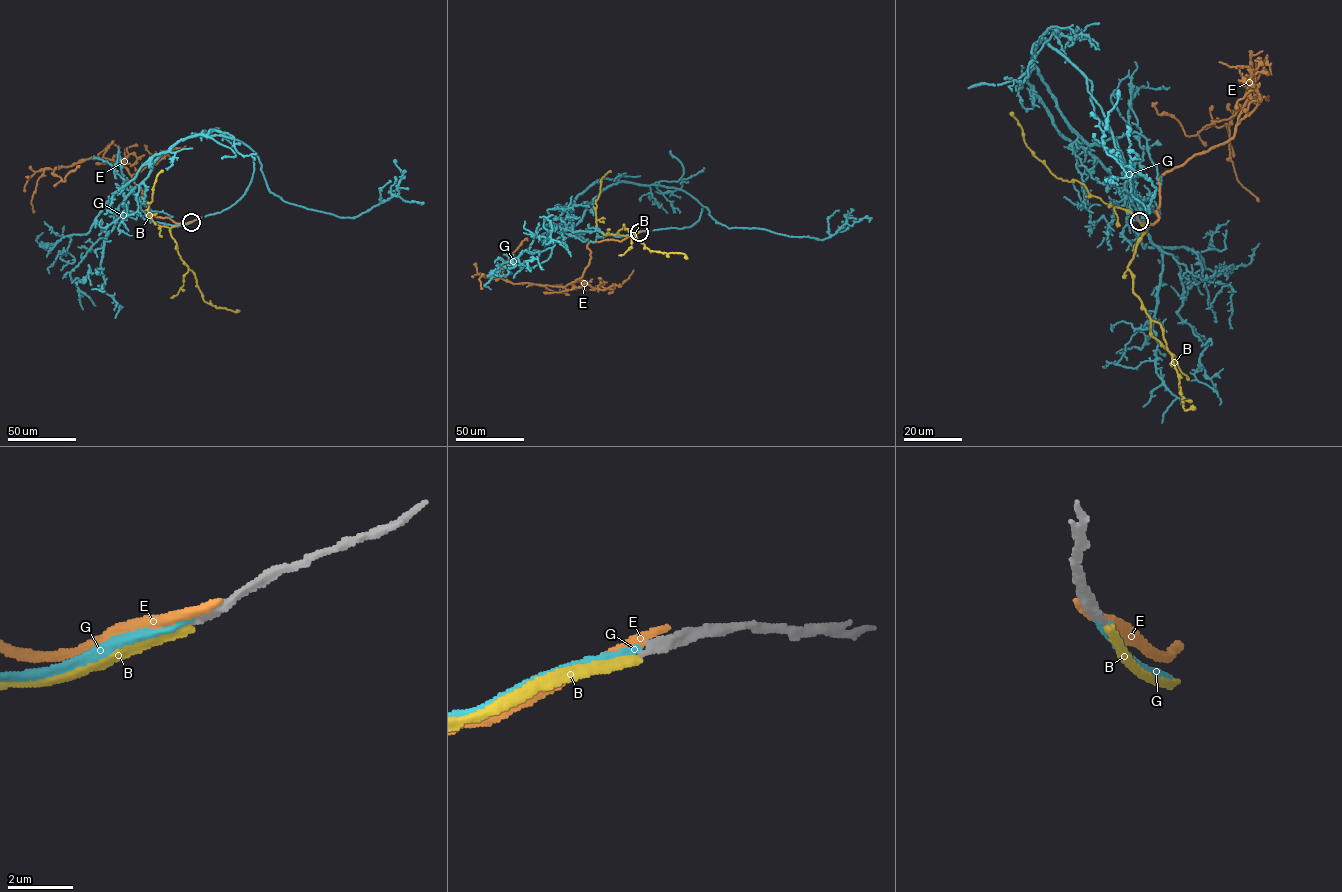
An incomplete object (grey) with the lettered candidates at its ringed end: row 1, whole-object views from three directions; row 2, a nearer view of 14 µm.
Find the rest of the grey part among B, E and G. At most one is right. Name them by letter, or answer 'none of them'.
G

